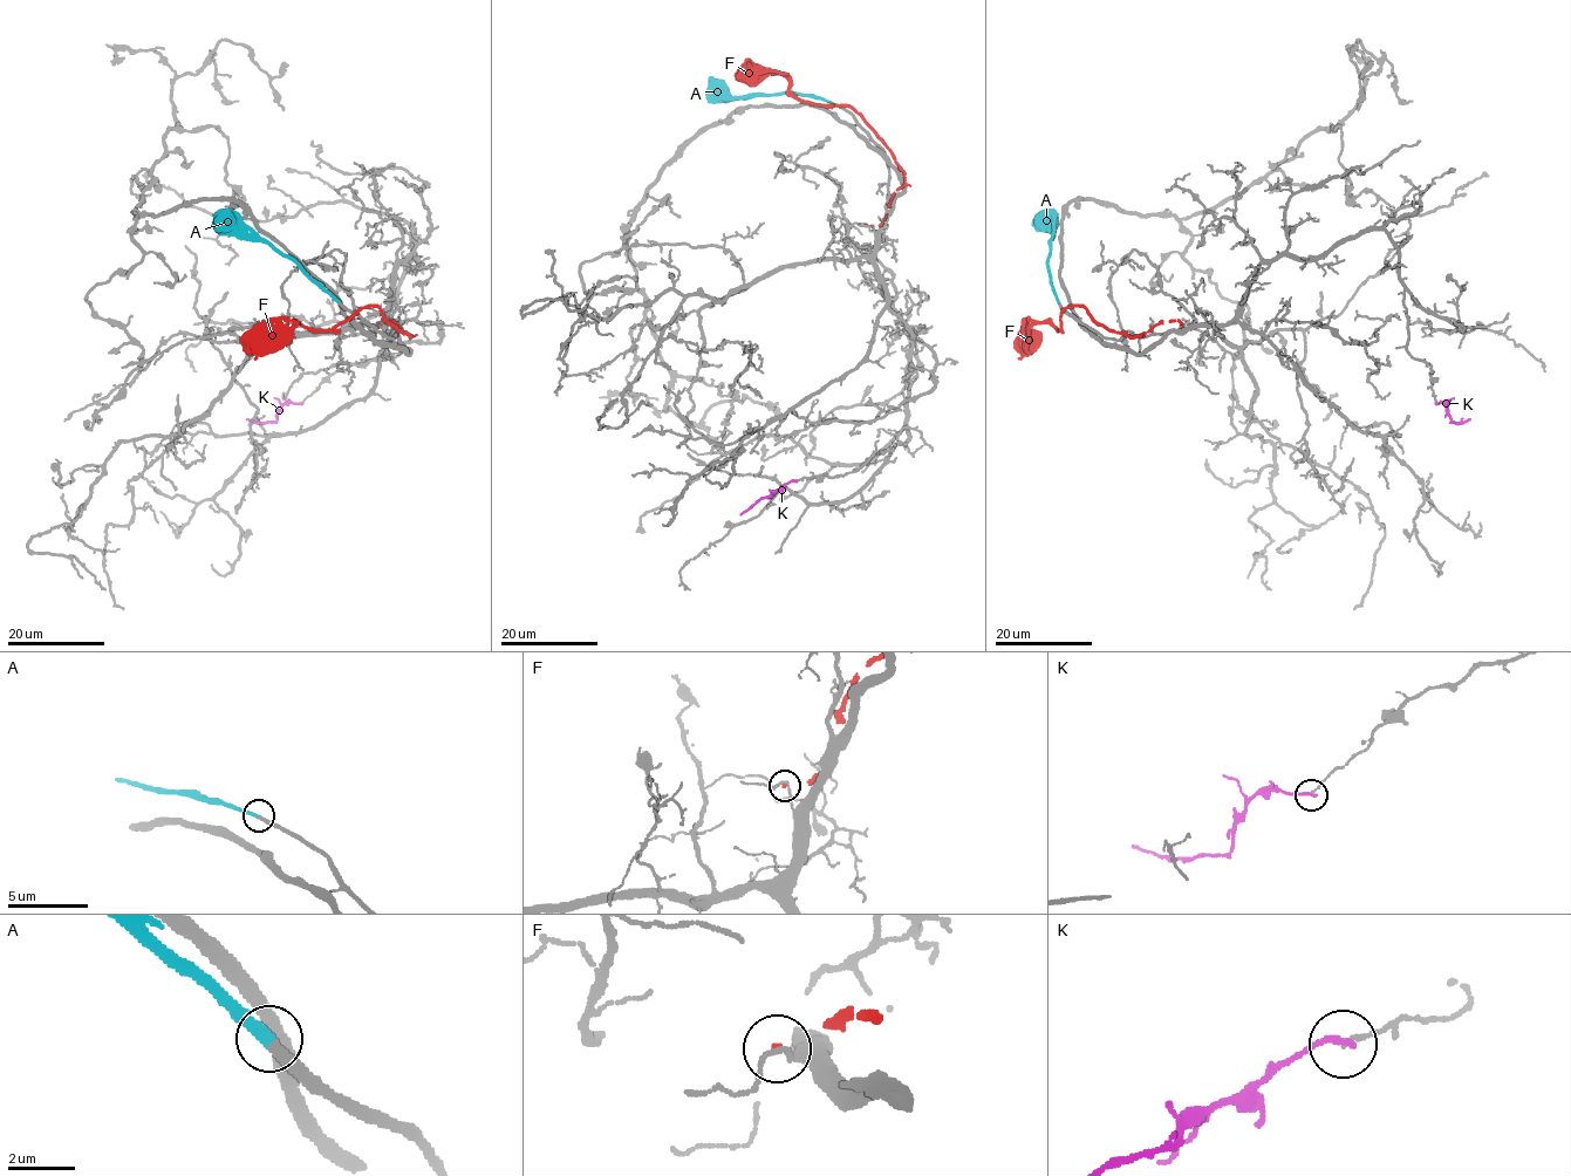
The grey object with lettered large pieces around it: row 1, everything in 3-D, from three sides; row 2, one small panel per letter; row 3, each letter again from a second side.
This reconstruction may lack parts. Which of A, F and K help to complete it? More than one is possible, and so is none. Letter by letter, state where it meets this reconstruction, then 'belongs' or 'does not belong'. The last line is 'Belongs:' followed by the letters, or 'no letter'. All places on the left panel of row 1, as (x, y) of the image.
A: contact (337, 301); belongs
F: contact (378, 326); does not belong
K: contact (301, 403); does not belong
Belongs: A

